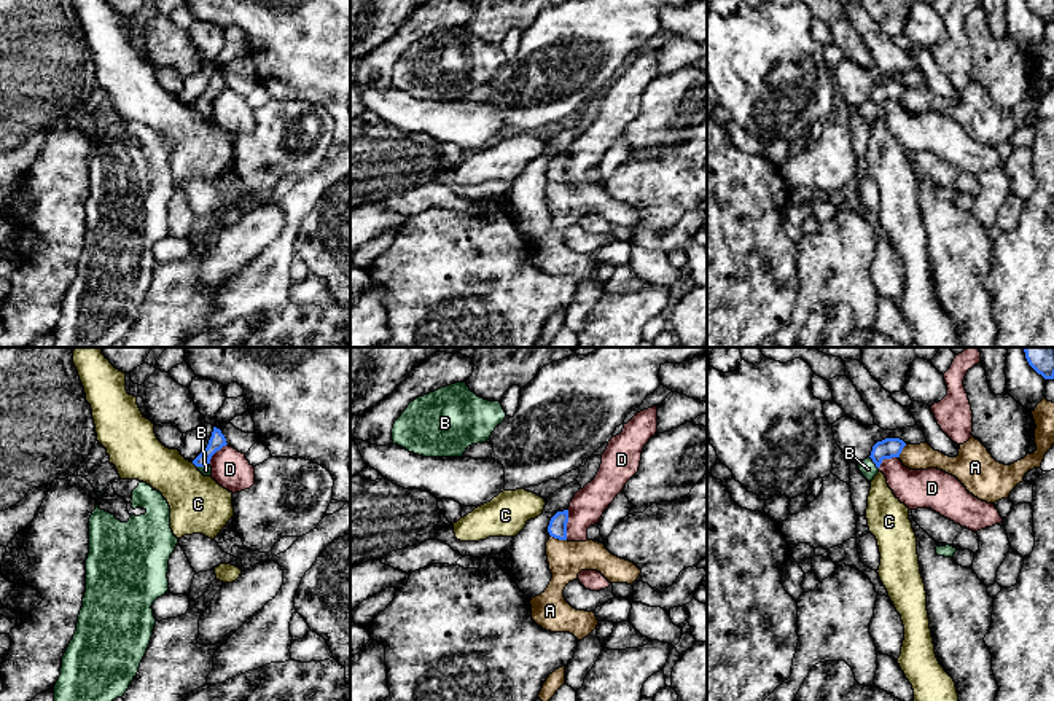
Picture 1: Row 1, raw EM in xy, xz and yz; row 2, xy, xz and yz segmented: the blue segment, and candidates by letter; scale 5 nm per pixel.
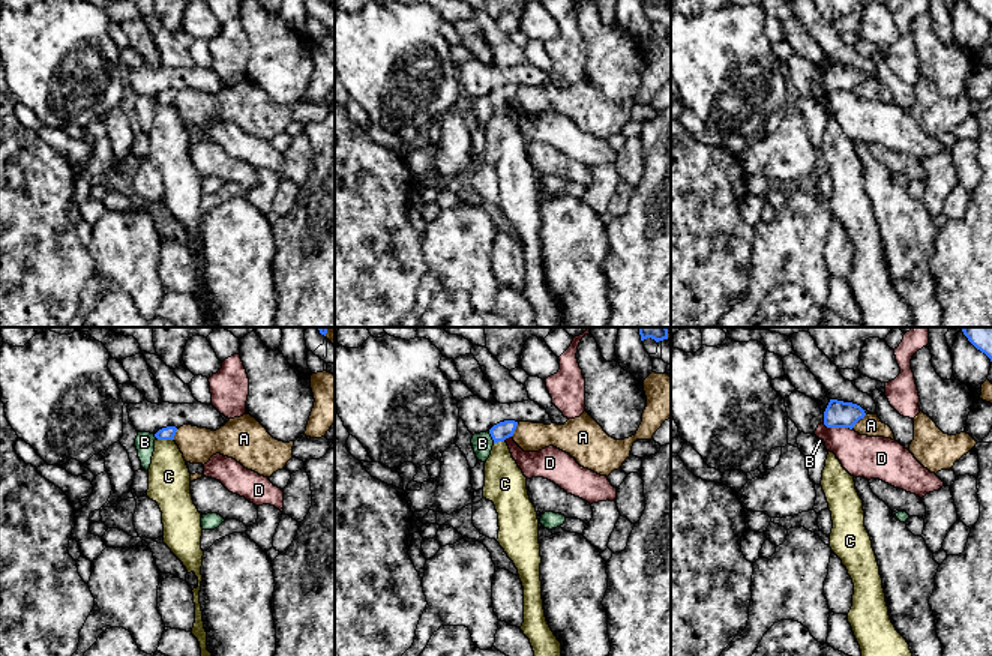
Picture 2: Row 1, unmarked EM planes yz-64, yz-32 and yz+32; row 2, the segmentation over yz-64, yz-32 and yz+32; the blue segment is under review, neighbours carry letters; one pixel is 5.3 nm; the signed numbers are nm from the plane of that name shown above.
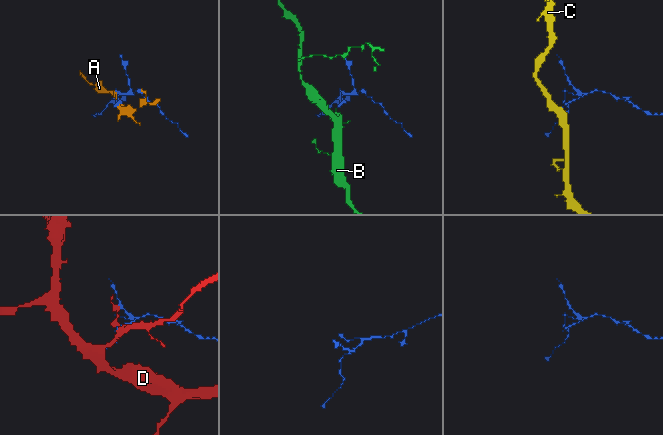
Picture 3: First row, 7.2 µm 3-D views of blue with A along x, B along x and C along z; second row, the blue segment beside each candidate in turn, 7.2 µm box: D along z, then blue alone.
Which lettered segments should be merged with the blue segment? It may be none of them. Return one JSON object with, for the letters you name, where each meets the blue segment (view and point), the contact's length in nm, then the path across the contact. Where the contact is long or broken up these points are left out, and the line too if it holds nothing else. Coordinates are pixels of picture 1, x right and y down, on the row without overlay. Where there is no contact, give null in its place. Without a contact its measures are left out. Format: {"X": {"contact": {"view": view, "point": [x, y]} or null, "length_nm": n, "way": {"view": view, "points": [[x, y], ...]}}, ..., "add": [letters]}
{"B": {"contact": {"view": "yz", "point": [873, 104]}, "length_nm": 80, "way": {"view": "yz", "points": [[887, 91], [873, 104], [868, 112]]}}, "add": ["B"]}

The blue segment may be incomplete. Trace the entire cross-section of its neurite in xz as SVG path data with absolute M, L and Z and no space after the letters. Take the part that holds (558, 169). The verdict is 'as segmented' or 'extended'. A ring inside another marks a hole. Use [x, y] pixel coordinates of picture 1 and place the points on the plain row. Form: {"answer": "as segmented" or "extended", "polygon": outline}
{"answer": "as segmented", "polygon": "M568 153L557 155L548 169L548 175L551 180L559 183L567 183L567 166L568 166Z"}

